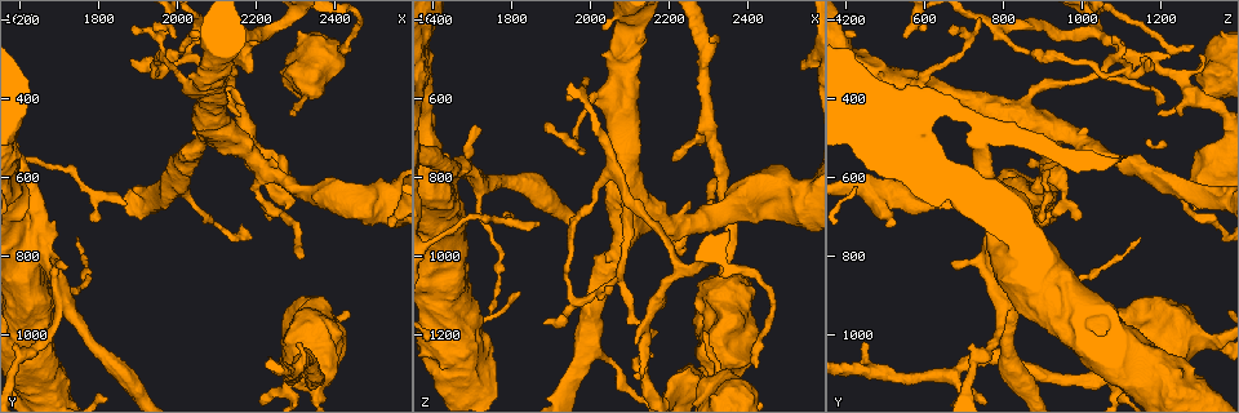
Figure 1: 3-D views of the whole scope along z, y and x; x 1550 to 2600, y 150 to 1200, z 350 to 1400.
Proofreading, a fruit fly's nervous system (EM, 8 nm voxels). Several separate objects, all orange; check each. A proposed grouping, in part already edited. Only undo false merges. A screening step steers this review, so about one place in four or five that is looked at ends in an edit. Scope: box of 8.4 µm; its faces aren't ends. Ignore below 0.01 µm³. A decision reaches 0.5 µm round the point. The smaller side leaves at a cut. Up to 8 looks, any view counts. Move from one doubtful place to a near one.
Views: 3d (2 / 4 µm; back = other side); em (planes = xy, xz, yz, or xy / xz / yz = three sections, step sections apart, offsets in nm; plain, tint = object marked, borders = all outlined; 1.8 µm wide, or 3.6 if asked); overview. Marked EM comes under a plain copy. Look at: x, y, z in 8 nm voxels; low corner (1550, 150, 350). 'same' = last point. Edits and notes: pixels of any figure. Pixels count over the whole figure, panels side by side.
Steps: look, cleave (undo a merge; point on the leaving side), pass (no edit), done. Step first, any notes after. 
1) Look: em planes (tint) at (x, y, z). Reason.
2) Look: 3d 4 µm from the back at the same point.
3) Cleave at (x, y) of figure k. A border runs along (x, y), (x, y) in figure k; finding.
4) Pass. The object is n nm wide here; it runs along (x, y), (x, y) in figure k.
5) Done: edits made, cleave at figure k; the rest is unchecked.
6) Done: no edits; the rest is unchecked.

Look: em yz step 16 (tint) at (1960, 325, 1115).

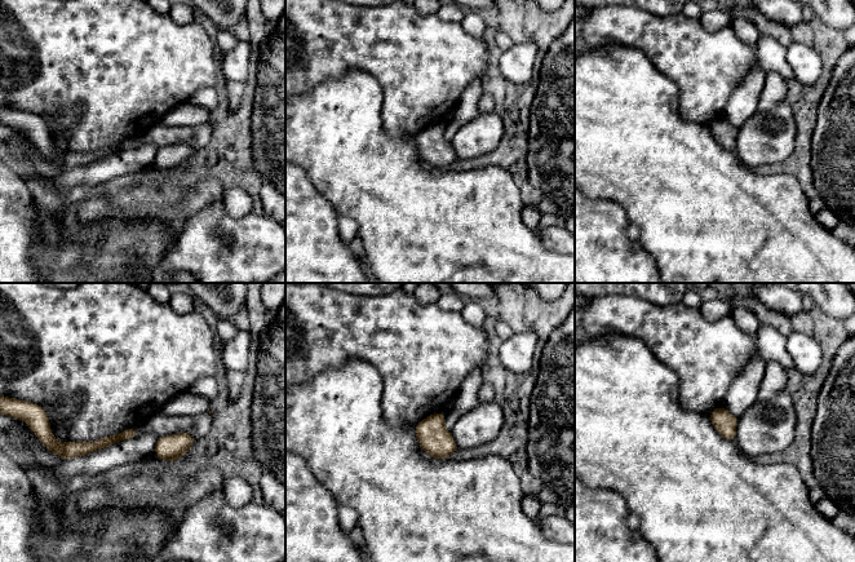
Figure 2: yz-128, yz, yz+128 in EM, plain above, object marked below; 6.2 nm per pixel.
Look: em planes (tint) at the same point.

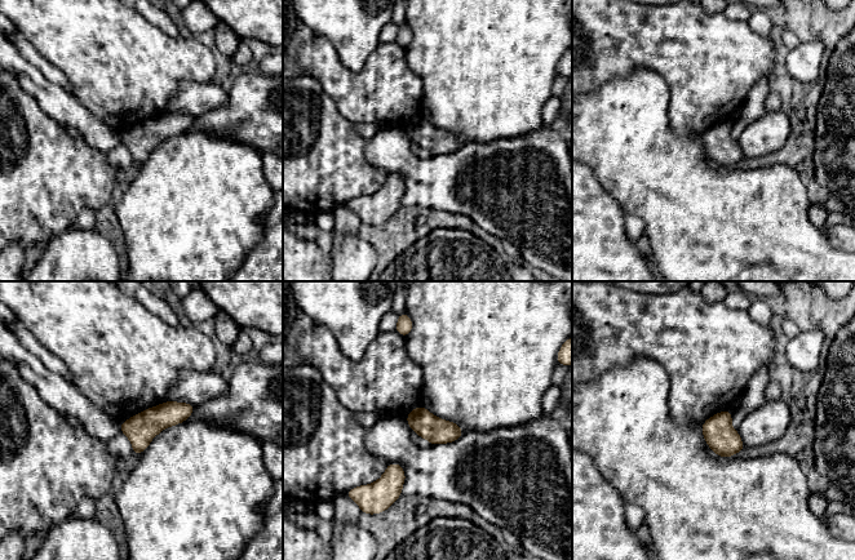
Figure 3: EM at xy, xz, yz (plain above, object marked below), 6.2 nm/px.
Pass. All the same neuron.

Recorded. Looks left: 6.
Look: em planes (borders) at (1710, 915, 810). Sharp bend.

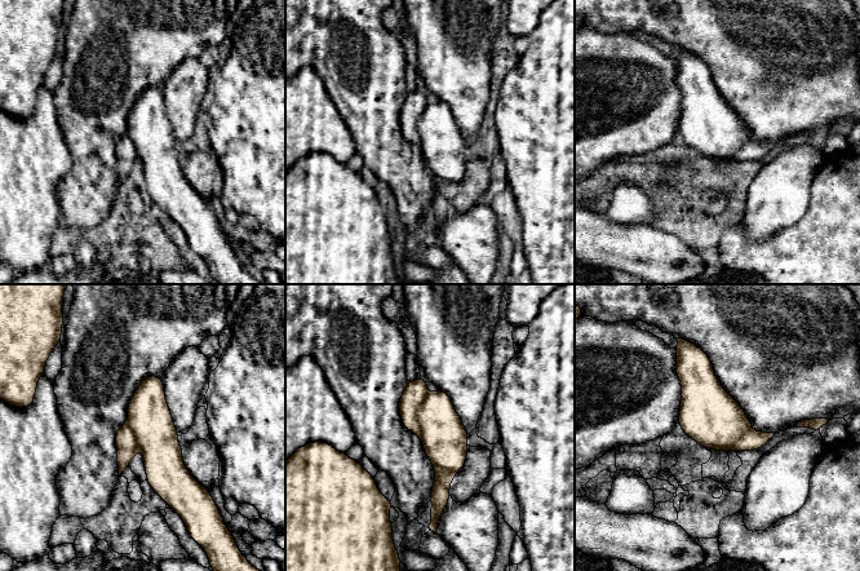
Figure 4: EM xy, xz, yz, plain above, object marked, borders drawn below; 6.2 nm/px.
Cleave at (415, 393) of figure 4. Two neurons meet here.

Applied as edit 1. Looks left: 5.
Done: edits made, cleave at figure 4; the rest is unchecked.

